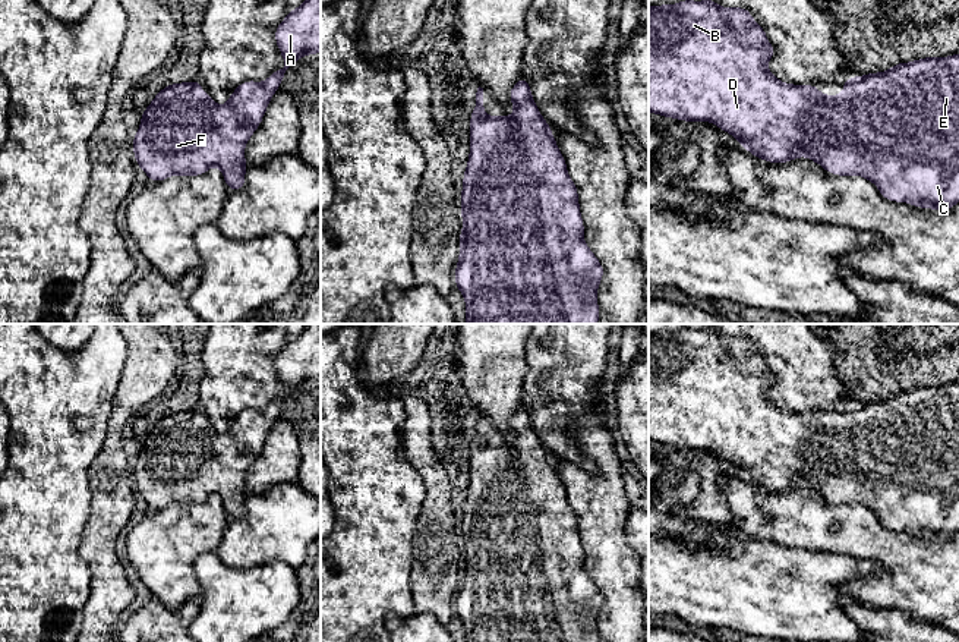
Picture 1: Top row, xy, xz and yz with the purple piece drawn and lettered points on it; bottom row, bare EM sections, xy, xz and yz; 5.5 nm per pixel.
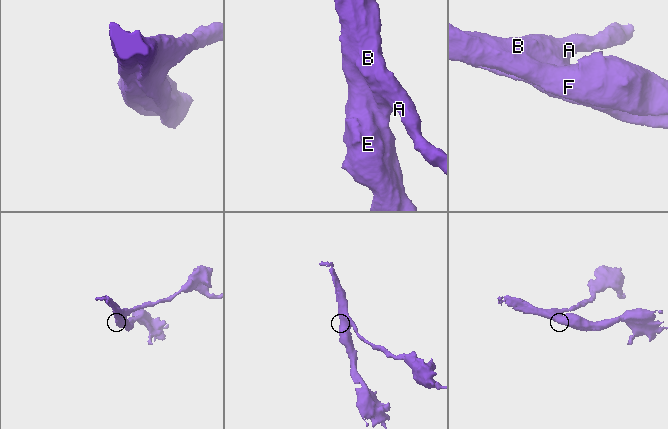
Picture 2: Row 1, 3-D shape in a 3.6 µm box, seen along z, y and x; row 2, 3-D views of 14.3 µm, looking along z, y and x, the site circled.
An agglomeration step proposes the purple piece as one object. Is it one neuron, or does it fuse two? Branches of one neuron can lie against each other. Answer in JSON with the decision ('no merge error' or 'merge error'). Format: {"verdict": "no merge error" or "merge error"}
{"verdict": "no merge error"}

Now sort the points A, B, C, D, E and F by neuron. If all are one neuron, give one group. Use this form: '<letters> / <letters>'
A B C D E F

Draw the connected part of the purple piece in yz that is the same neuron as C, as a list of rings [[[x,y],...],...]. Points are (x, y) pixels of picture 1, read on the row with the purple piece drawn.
[[[714,0],[649,4],[649,113],[713,123],[767,163],[807,157],[827,173],[861,176],[893,202],[937,211],[959,202],[959,54],[899,62],[886,72],[848,78],[840,95],[826,95],[816,85],[779,81],[767,69],[773,56],[766,31],[745,7],[723,7]]]

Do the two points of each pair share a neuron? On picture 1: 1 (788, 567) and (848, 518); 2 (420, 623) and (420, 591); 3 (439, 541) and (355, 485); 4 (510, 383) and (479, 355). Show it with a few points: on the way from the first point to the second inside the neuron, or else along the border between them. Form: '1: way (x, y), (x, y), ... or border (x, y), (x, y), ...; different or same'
1: border (776, 543), (785, 547), (825, 550), (844, 556); different
2: border (415, 611), (431, 611), (444, 625); different
3: border (425, 491), (425, 500), (412, 538), (412, 559); different
4: way (502, 375), (486, 359); same

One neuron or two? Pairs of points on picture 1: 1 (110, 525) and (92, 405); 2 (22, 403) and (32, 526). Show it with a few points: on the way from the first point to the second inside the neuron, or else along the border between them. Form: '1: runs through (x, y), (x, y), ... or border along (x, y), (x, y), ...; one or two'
1: border along (97, 455), (88, 469), (90, 488); two
2: runs through (32, 434), (32, 496); one

